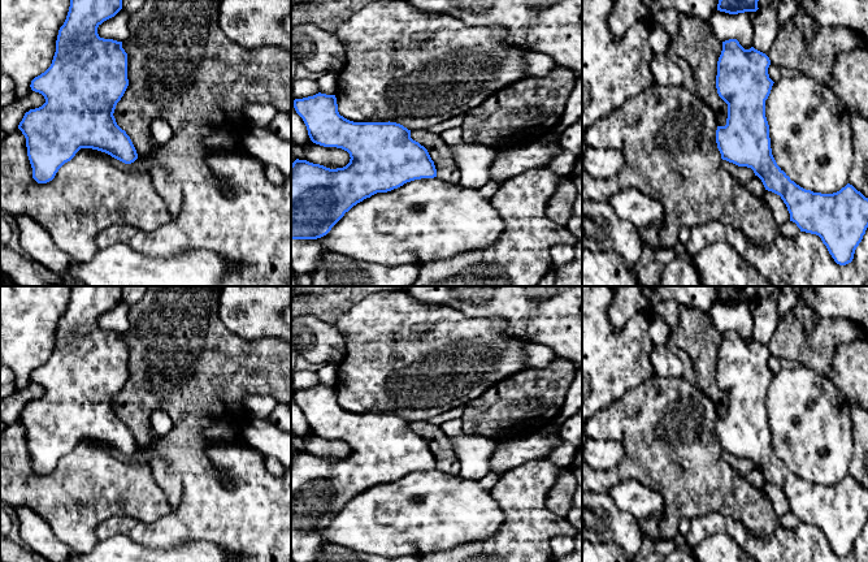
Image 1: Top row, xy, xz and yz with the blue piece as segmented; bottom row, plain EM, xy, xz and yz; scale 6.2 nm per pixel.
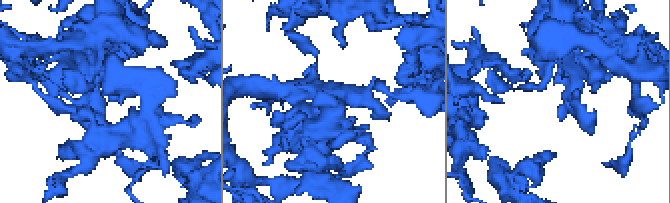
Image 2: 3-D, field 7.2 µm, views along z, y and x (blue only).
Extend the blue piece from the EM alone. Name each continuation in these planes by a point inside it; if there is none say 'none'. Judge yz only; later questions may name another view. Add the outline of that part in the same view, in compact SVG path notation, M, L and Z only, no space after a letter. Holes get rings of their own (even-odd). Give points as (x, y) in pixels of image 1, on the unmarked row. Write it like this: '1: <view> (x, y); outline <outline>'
none

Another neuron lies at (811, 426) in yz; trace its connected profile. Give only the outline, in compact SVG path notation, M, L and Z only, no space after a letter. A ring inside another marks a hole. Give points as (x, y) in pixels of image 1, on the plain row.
M802 366L781 368L765 392L772 446L777 457L806 481L833 485L849 475L852 461L851 407L830 380Z

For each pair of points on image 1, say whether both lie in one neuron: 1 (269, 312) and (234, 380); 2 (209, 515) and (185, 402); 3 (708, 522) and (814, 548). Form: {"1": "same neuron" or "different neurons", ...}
{"1": "different neurons", "2": "different neurons", "3": "same neuron"}

